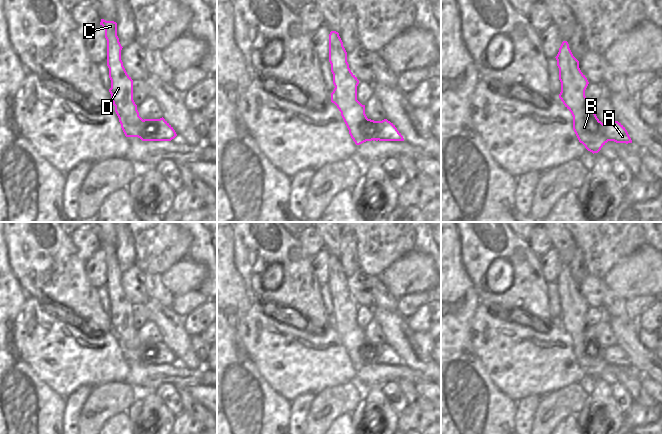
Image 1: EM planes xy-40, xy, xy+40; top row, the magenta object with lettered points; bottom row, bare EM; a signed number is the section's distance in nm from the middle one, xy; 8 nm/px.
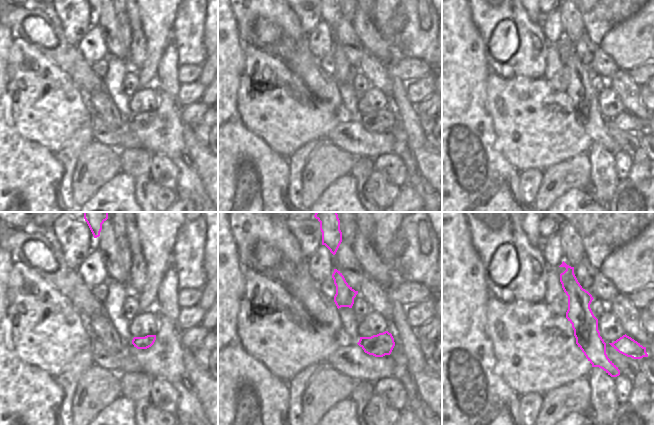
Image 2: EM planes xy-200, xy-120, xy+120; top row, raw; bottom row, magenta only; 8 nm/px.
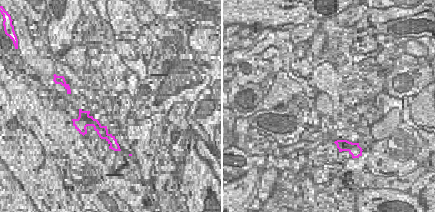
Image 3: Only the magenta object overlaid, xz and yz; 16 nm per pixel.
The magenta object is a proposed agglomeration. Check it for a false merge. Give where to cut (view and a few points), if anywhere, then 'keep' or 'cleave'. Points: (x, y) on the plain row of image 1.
xy (371, 344), (367, 348), (365, 359), (372, 363) | cleave

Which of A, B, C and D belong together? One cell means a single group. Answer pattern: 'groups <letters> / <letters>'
groups A / B C D

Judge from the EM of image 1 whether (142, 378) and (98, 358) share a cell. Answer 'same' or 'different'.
different

